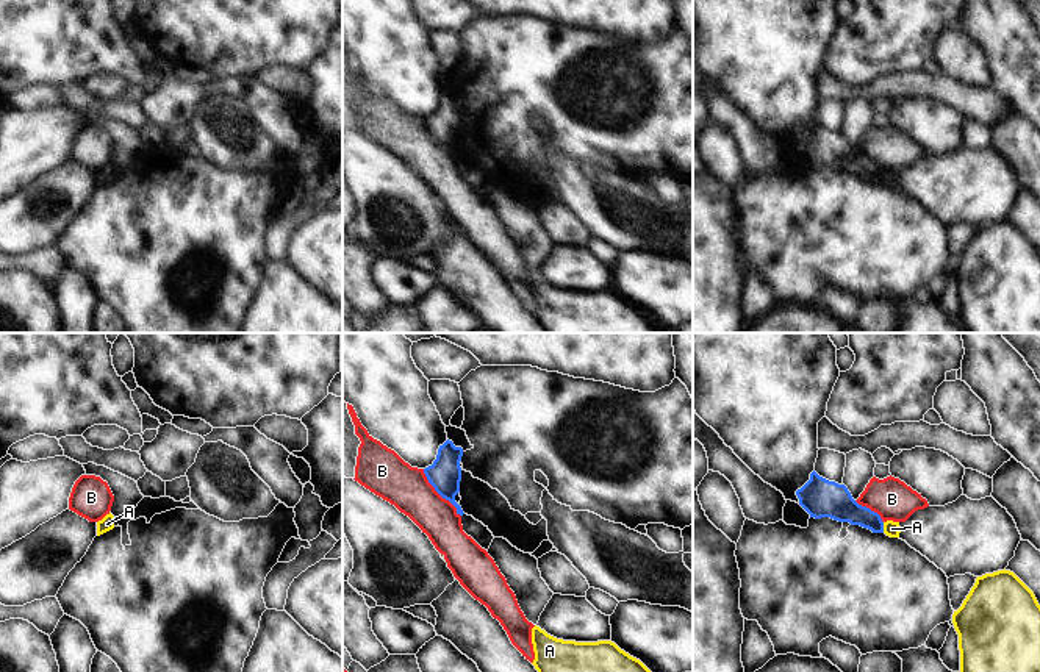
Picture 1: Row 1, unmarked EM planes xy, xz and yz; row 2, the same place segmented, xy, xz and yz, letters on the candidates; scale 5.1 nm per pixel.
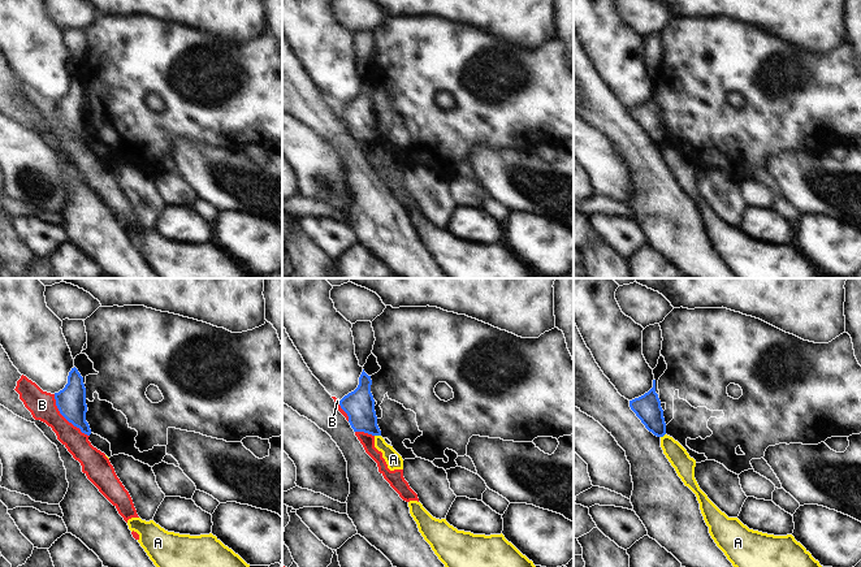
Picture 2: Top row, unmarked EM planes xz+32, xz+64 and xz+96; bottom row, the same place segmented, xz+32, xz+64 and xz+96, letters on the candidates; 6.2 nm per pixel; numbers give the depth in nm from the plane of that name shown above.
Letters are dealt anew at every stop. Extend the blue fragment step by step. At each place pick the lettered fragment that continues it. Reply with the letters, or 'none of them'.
none of them.

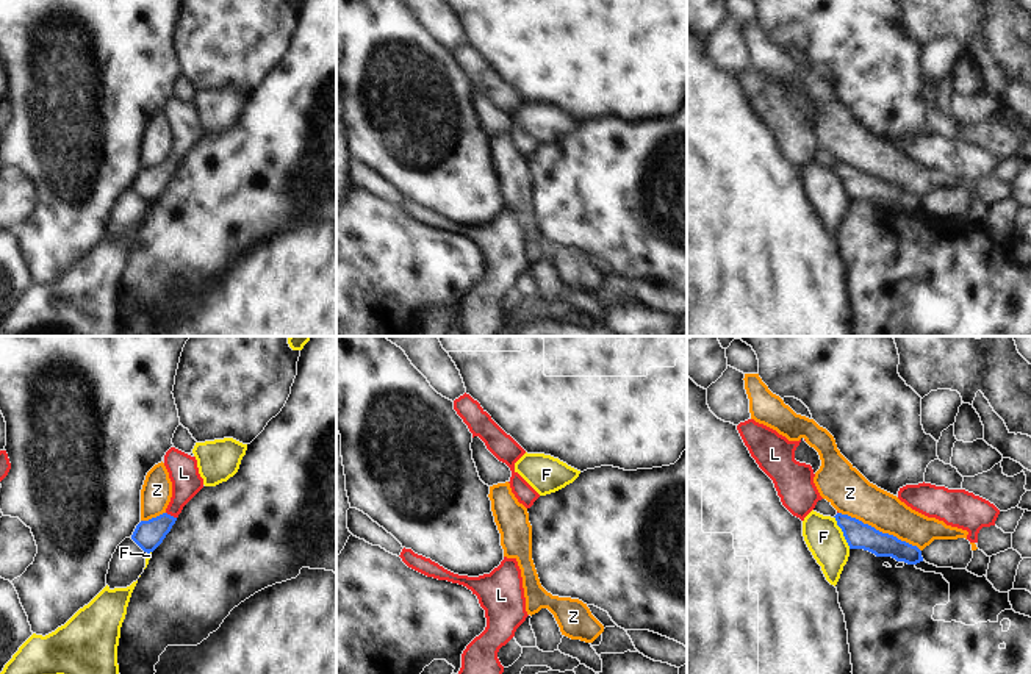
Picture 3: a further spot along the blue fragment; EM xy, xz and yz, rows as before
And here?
L.

